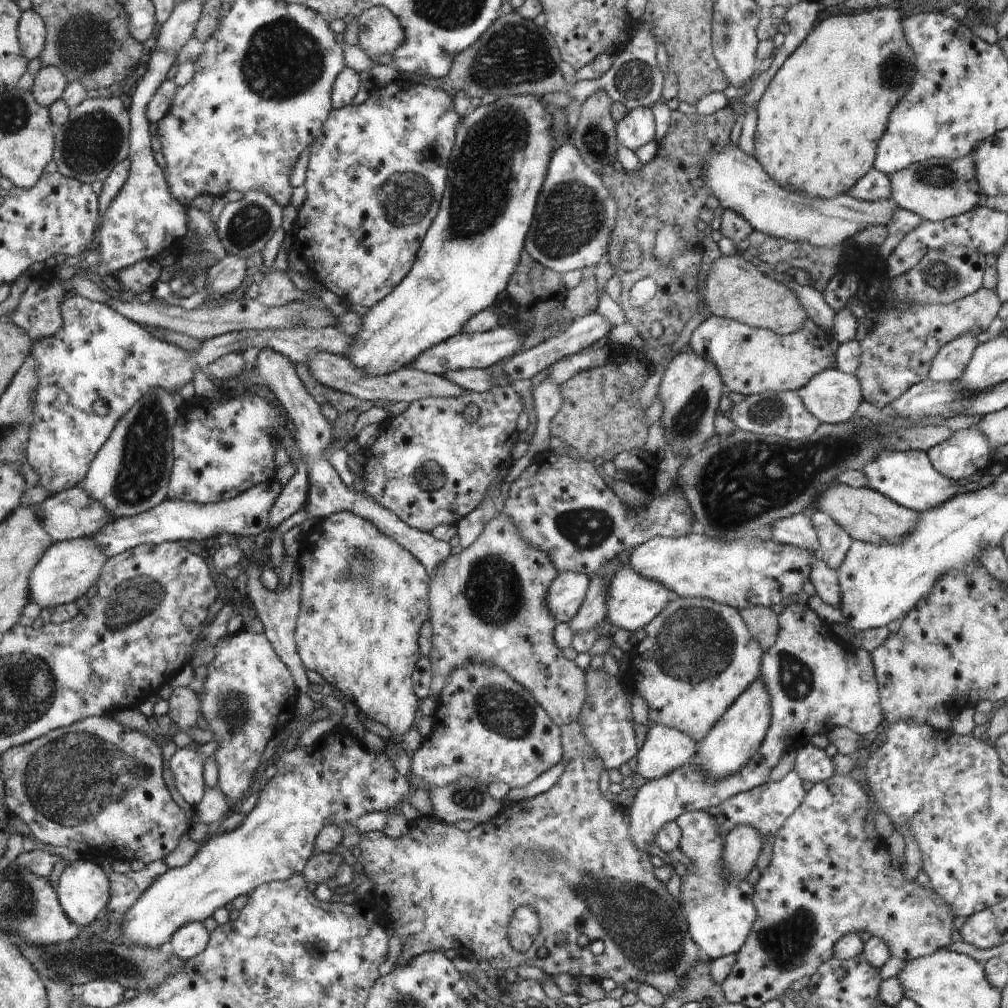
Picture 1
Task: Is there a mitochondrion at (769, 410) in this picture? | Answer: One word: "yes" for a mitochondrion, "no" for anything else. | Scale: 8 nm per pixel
yes

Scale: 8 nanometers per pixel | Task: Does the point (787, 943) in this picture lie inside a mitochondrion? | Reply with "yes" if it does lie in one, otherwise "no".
yes

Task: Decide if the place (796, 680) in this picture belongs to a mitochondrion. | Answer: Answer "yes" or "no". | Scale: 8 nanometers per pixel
yes

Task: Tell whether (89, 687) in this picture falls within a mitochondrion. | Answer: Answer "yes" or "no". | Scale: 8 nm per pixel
no

